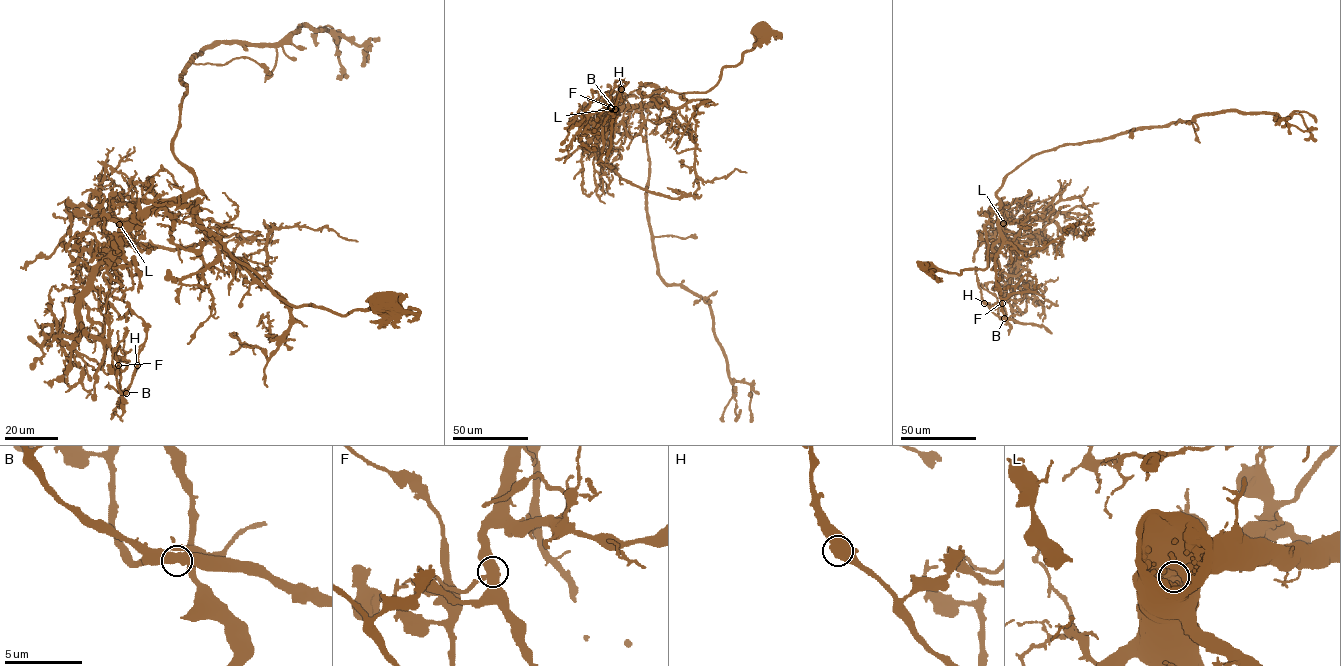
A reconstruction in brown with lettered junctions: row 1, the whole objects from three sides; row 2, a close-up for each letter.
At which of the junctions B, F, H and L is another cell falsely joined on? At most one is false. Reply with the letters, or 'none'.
F

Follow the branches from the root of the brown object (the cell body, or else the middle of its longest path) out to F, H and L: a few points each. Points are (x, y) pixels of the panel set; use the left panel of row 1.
F: (137, 218), (123, 232), (119, 248), (89, 281), (89, 290), (80, 303), (83, 327), (108, 344), (118, 365)
H: (137, 218), (89, 281), (79, 309), (83, 327), (108, 344), (121, 390), (128, 387), (137, 365)
L: (137, 218), (119, 224)

